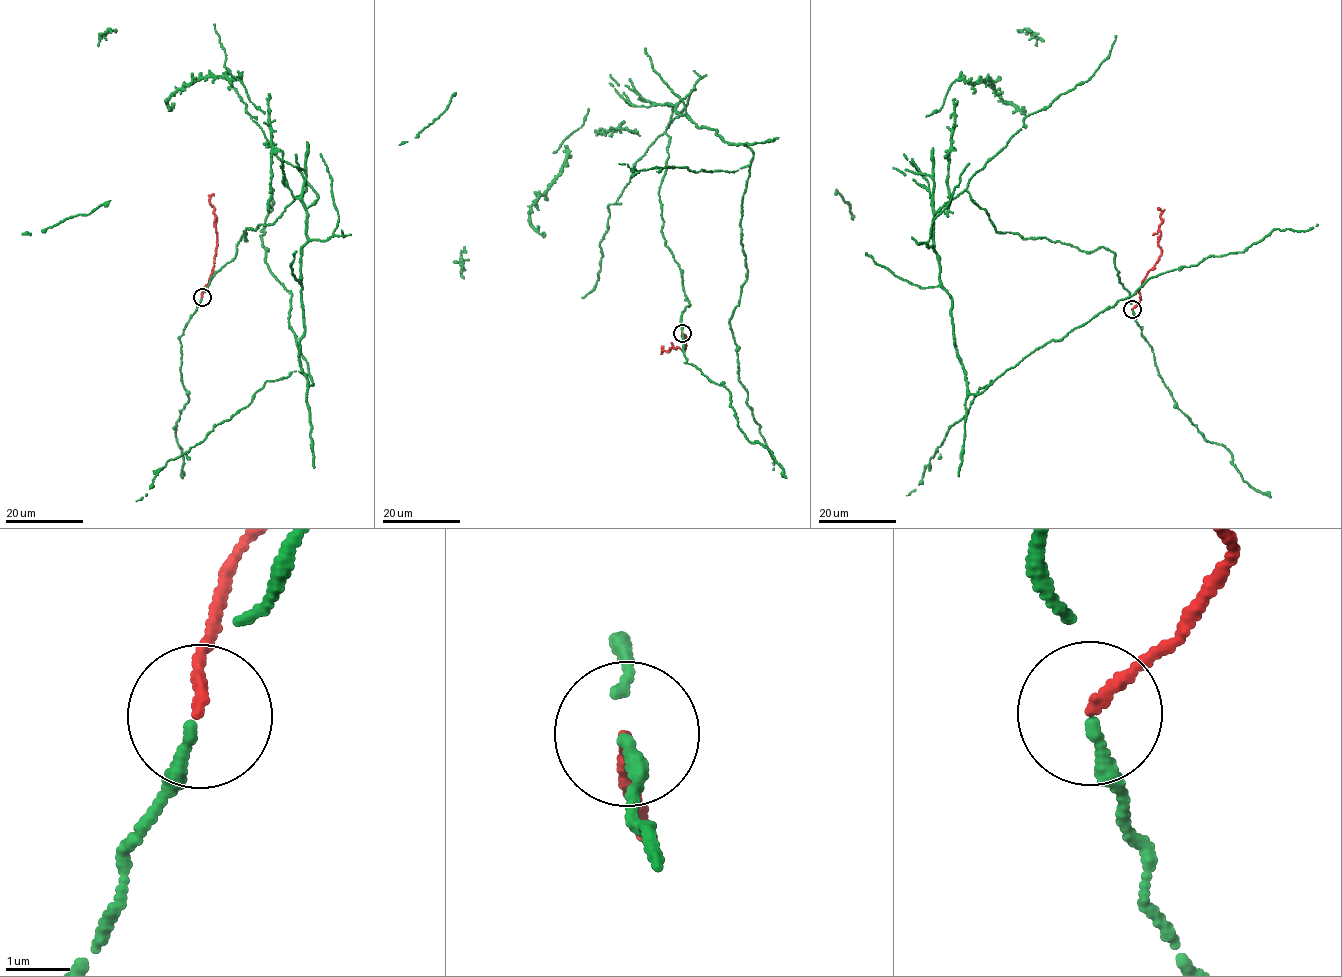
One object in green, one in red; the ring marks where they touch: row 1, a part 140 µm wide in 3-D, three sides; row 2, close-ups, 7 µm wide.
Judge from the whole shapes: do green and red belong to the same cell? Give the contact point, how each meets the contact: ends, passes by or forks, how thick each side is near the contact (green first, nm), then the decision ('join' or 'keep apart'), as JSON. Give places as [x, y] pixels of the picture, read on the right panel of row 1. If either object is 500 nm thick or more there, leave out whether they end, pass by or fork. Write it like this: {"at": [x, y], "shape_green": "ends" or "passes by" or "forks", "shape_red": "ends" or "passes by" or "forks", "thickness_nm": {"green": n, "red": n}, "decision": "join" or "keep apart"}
{"at": [1132, 309], "shape_green": "ends", "shape_red": "ends", "thickness_nm": {"green": 190, "red": 160}, "decision": "keep apart"}

